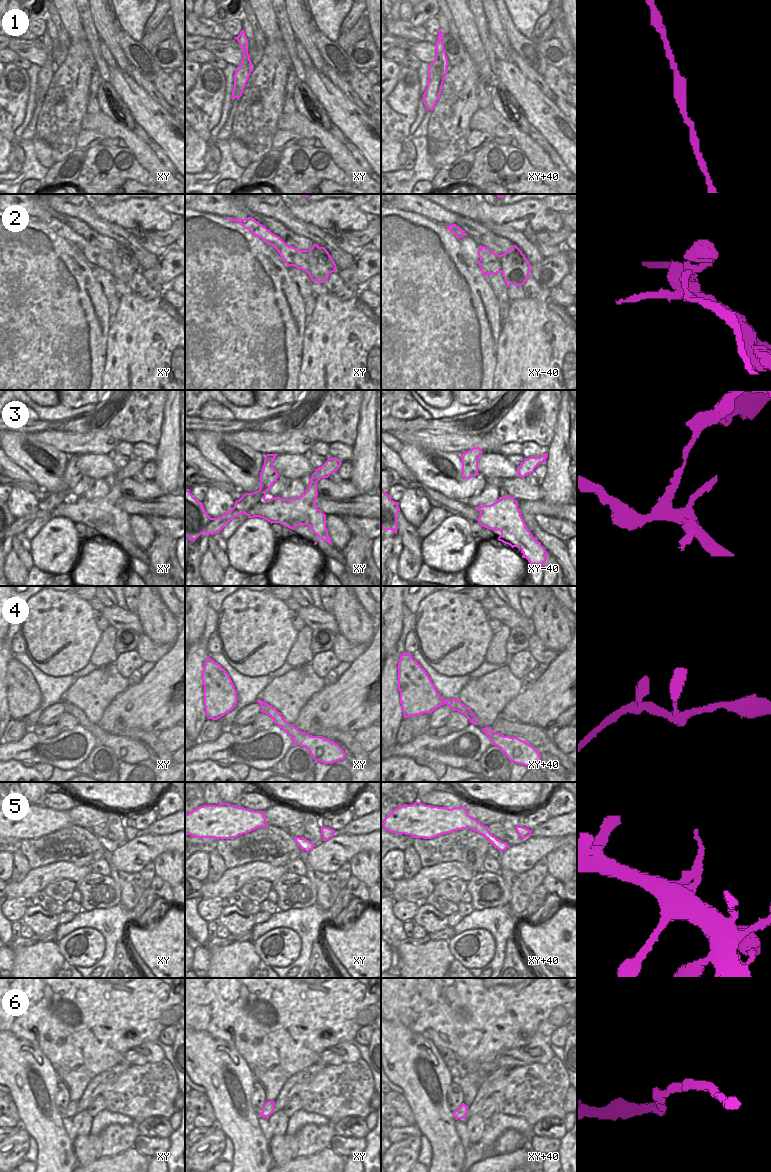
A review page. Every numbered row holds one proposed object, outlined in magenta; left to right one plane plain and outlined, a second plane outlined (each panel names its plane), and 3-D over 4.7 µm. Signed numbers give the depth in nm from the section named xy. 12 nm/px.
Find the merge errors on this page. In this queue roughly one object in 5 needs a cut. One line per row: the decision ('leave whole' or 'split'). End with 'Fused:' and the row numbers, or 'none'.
1: leave whole
2: split
3: split
4: leave whole
5: leave whole
6: leave whole
Fused: 2, 3

